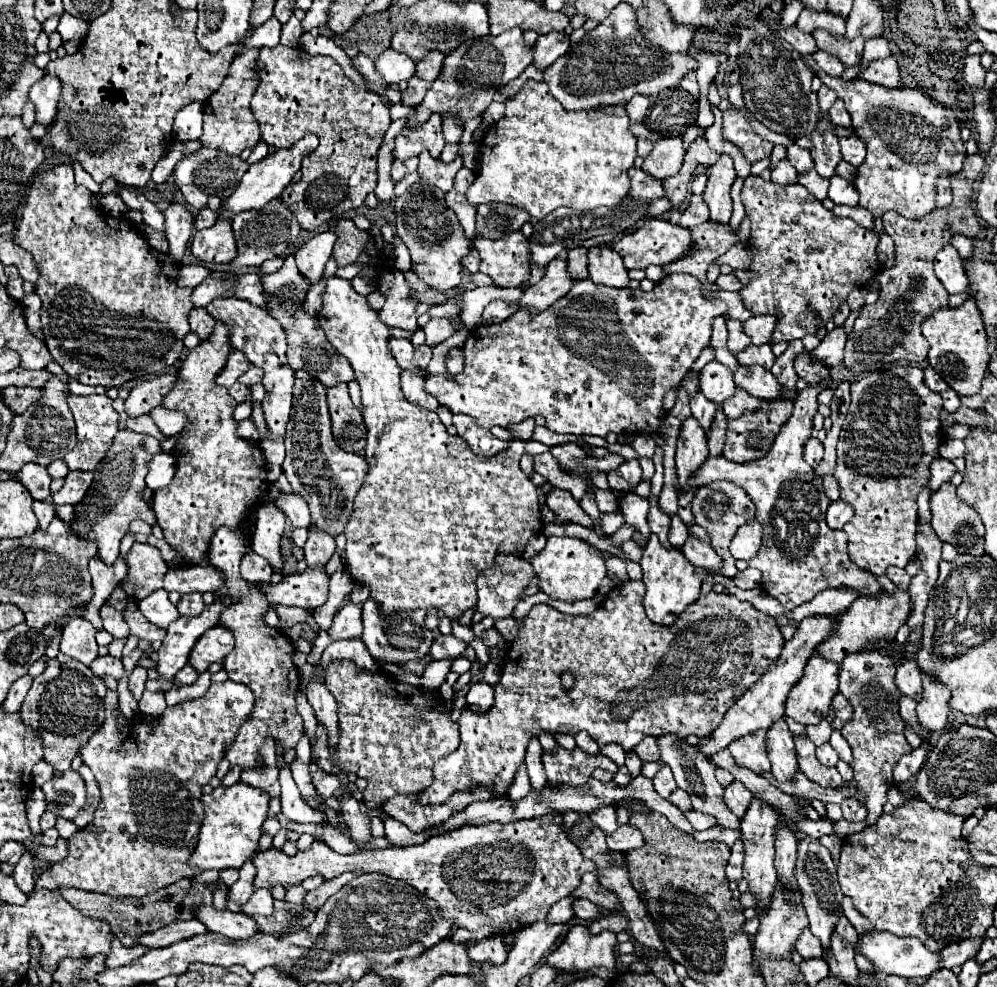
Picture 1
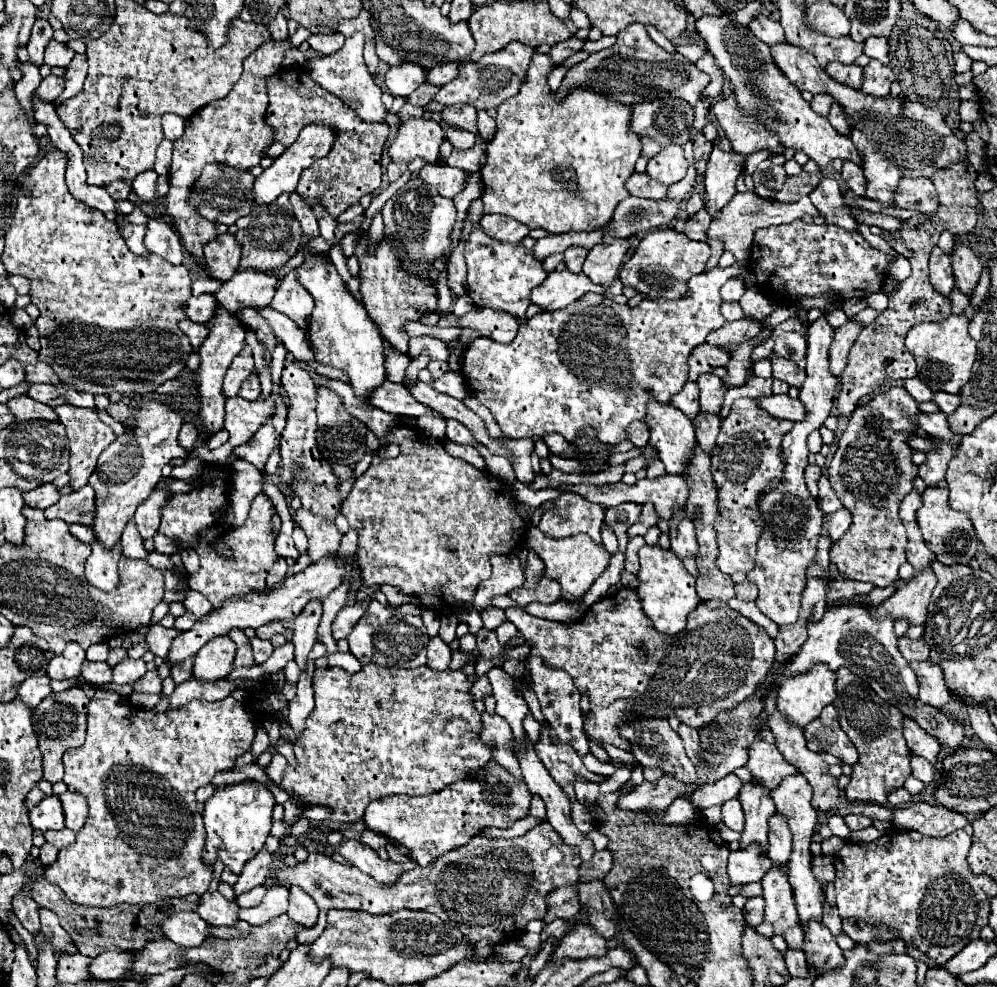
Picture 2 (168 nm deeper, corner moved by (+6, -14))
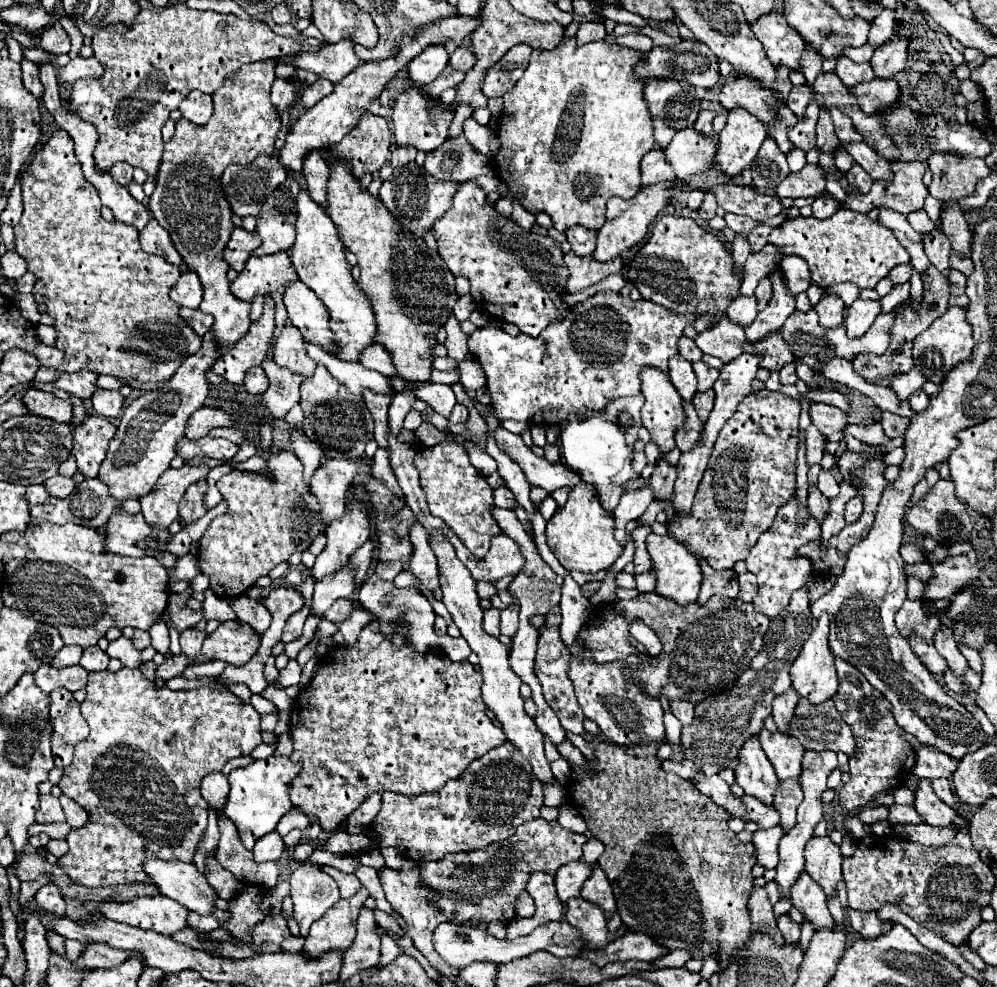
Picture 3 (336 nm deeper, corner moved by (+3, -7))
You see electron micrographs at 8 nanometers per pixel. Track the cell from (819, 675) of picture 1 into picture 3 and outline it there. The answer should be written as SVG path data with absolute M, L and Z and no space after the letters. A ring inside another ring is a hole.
M821 615L815 621L815 627L813 627L811 637L805 641L803 649L799 651L797 659L793 661L793 665L789 669L789 675L791 675L791 681L793 681L793 689L799 693L799 697L805 697L813 705L825 703L839 689L837 671L835 671L833 657L831 657L831 651L829 651L829 645L827 645L827 635L829 635L829 617L827 615Z

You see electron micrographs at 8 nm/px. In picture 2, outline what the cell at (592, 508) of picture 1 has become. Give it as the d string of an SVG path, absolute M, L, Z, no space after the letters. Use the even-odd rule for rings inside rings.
M562 494L554 500L556 508L546 512L538 528L554 538L564 538L572 534L588 534L592 540L600 542L600 526L604 520L604 508L586 502L578 494Z

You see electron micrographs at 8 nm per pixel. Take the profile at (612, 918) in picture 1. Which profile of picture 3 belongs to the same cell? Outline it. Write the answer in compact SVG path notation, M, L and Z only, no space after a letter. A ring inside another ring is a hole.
M595 865L595 869L593 869L591 877L585 881L585 885L583 885L583 889L581 889L581 897L583 897L585 901L591 901L593 905L601 907L603 913L605 913L605 917L607 917L607 921L609 921L609 919L613 917L613 913L617 911L611 885L609 885L605 873L603 873L597 865Z

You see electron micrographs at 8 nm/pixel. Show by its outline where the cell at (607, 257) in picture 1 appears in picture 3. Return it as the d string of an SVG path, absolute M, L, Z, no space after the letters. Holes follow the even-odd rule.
M667 183L665 185L649 185L647 189L641 189L635 197L631 199L619 199L613 197L607 201L607 221L605 225L597 231L597 249L593 257L597 261L611 261L613 257L625 253L627 249L635 247L637 243L643 241L643 237L649 231L651 221L669 205L667 197Z

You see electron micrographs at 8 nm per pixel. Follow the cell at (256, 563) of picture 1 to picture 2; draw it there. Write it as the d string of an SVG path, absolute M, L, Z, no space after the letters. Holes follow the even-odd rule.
M260 494L256 496L256 500L252 500L248 520L244 520L240 528L232 528L232 532L224 530L222 536L216 540L216 544L208 544L200 540L200 544L196 544L194 548L200 556L200 568L194 574L190 574L188 586L204 594L214 608L220 608L220 604L224 604L224 600L232 596L242 596L244 592L252 592L252 588L266 588L266 576L272 564L280 558L274 550L274 542L276 542L276 534L272 528L274 514L276 508L268 500L268 496ZM222 544L230 548L230 558L224 558L220 554Z

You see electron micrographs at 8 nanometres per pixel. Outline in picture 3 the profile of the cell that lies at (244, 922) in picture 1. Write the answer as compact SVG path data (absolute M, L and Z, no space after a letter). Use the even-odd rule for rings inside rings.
M157 895L157 897L137 897L123 903L101 903L99 909L111 921L119 921L139 929L151 929L163 935L175 935L187 927L189 909L177 901Z

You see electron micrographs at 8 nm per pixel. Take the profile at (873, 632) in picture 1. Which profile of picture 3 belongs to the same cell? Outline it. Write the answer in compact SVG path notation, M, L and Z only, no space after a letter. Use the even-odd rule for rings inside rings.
M965 555L959 557L947 557L945 561L933 563L935 575L925 583L925 595L931 601L947 599L955 589L961 589L961 585L969 585L979 577L981 565L971 565Z

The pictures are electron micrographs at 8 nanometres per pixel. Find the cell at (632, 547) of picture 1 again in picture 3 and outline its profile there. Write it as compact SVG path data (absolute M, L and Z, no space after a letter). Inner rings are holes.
M589 415L583 421L571 419L567 425L561 427L559 449L561 449L563 463L569 469L583 473L583 481L591 481L591 485L599 485L601 505L603 505L605 513L611 515L623 493L623 481L637 477L629 463L631 449L625 445L623 431L615 423L605 421L601 415Z

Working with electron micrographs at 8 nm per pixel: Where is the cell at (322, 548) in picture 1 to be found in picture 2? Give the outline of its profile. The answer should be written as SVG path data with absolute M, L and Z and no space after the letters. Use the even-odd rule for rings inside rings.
M304 508L296 512L296 520L308 538L308 556L314 562L320 558L332 556L334 550L340 548L342 532L336 528L334 522L324 520Z

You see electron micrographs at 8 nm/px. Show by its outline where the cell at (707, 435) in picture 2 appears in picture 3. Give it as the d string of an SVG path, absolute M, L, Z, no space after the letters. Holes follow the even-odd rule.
M709 389L707 393L697 393L697 395L693 397L693 405L695 405L695 409L697 409L699 419L701 419L701 421L707 421L709 415L711 415L711 409L713 409L713 405L715 405L715 393L713 393L713 389Z

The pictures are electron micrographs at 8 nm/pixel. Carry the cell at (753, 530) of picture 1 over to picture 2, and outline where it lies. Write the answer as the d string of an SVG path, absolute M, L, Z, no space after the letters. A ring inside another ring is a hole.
M734 400L730 414L722 420L716 448L712 450L712 480L720 496L720 516L716 518L718 556L716 566L724 574L750 572L756 558L756 540L764 526L760 526L758 500L764 492L772 492L784 476L784 462L780 460L780 440L792 428L790 420L778 420L764 412L756 400Z

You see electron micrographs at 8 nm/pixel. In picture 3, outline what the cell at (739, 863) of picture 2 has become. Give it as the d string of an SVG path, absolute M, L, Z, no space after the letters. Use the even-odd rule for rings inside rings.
M777 827L757 829L753 833L751 843L755 845L757 865L761 865L765 869L775 869L775 865L777 865L777 845L779 845L781 837L783 837L783 831L779 831Z

